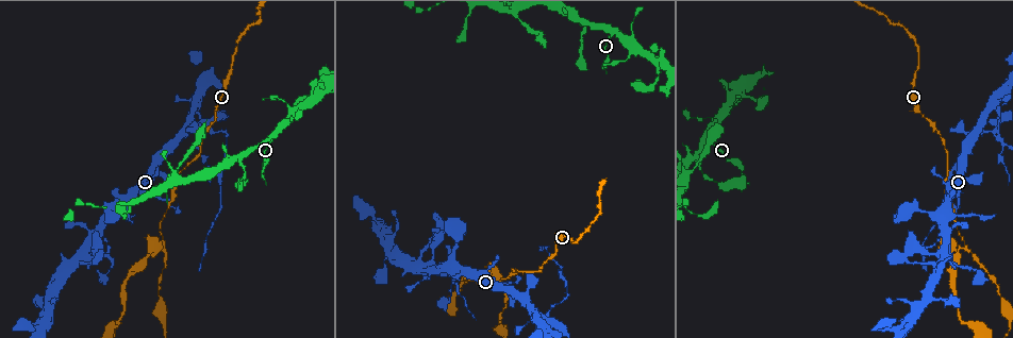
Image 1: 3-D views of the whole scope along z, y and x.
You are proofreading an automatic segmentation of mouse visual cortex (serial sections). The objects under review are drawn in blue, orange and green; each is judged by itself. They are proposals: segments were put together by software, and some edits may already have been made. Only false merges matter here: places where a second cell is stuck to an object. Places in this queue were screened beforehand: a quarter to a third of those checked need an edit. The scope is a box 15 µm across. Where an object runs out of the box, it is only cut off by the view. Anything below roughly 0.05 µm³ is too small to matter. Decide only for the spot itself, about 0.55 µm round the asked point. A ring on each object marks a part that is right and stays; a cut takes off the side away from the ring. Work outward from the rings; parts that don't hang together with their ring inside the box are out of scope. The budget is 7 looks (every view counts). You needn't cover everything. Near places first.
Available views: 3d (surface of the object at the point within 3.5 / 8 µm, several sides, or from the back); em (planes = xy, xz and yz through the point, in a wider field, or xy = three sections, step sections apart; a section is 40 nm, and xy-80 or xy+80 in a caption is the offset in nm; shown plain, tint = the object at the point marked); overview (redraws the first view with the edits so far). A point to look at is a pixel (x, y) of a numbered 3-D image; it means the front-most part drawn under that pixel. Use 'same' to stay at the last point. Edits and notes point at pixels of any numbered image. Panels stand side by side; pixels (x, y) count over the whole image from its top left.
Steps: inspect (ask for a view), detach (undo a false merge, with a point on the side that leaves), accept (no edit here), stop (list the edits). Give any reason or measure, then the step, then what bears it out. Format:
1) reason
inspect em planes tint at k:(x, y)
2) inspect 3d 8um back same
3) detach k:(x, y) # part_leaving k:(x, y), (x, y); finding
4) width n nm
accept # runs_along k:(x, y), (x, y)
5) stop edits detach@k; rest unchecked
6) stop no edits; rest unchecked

arms part here
inspect 3d 3.5um back at 1:(966, 246)

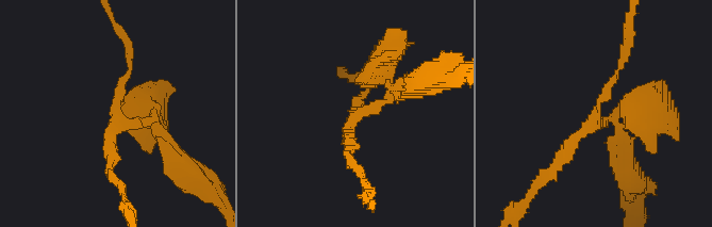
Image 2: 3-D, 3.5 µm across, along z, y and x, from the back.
arms 3; arm_widths 100, 150, 200 nm; need the tissue
inspect em planes tint at 2:(596, 119)

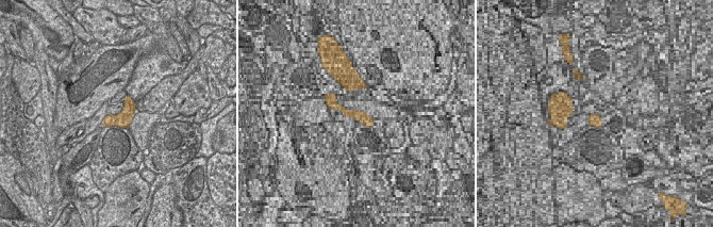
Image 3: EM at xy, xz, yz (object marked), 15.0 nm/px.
detach 2:(612, 158) # part_leaving 2:(612, 118), (631, 177), (631, 200); a second cell is stuck on

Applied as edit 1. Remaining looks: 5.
redraw
inspect overview

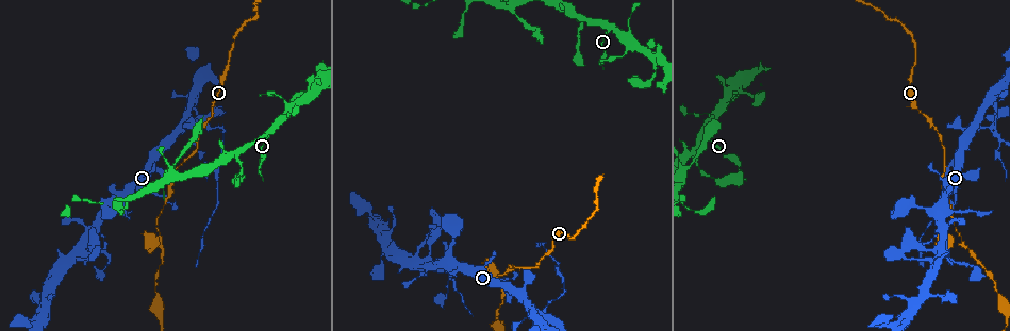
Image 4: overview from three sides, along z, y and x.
two arms in line, one across
inspect 3d 3.5um at 4:(185, 118)

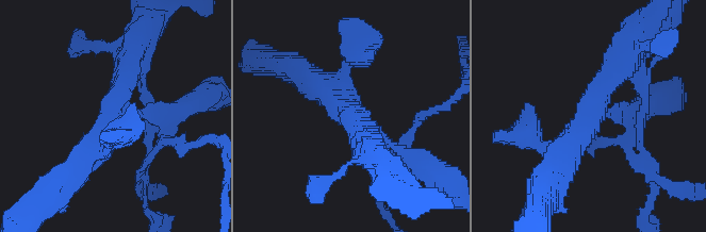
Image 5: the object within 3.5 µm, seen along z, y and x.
arms 3; arm_widths 150, 400, 400 nm
inspect em planes tint at 5:(350, 117)

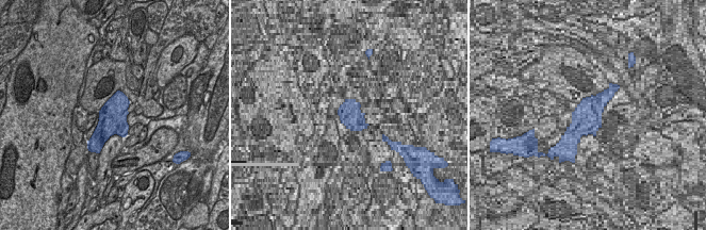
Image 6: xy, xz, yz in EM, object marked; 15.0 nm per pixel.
inspect em xy step 1 tint same

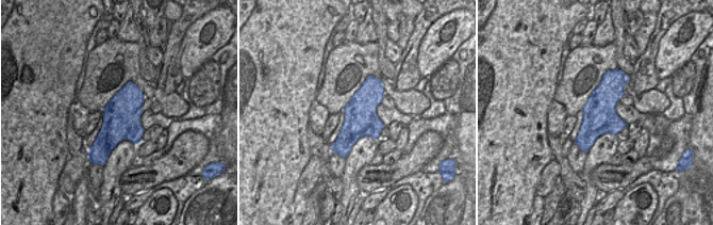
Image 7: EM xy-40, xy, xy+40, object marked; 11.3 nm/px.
detach 5:(409, 137) # part_leaving 5:(384, 137), (405, 156), (411, 129), (440, 108); a second cell is stuck on

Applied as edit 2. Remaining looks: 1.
stop edits detach@2, detach@5; rest unchecked

